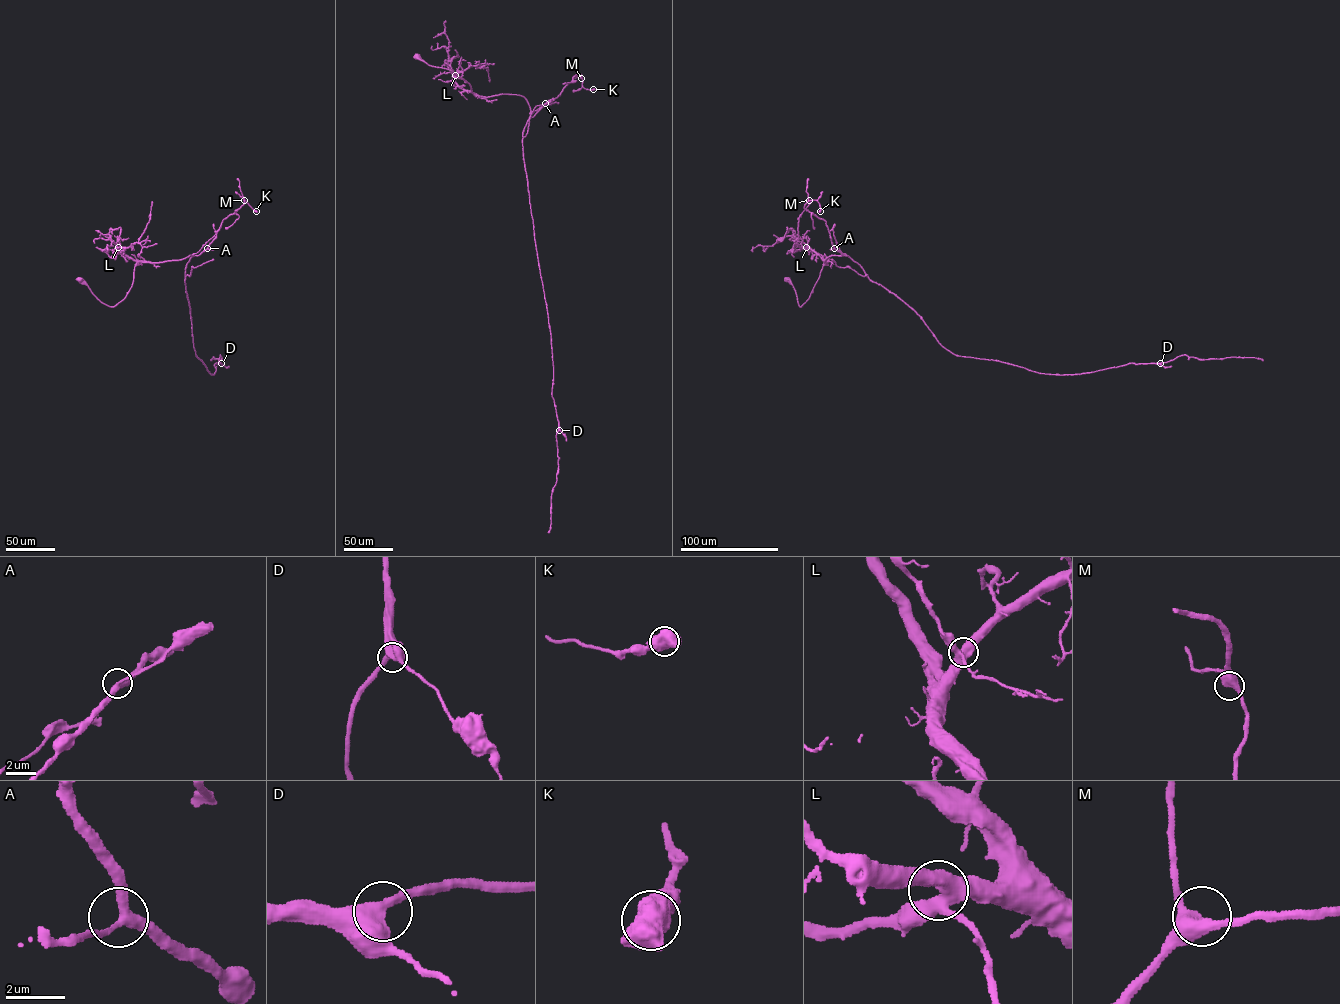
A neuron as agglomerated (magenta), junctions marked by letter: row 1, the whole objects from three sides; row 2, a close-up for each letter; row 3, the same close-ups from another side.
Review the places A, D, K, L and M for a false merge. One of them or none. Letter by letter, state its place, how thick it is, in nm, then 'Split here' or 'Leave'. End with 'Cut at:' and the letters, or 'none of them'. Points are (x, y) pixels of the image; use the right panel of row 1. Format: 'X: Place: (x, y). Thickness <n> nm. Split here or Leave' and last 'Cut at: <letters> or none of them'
A: Place: (834, 248). Thickness 320 nm. Leave
D: Place: (1160, 363). Thickness 550 nm. Leave
K: Place: (820, 211). Thickness 700 nm. Leave
L: Place: (806, 247). Thickness 480 nm. Leave
M: Place: (809, 200). Thickness 440 nm. Leave
Cut at: none of them

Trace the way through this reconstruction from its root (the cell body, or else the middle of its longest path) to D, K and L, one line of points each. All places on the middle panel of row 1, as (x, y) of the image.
D: (416, 56), (452, 70), (474, 93), (521, 95), (529, 107), (523, 160), (551, 336), (552, 396), (559, 430)
K: (416, 56), (452, 70), (478, 95), (522, 96), (531, 117), (577, 74), (584, 87), (593, 89)
L: (416, 56), (428, 65), (452, 70), (469, 84), (474, 93), (460, 87), (454, 80), (455, 75)

